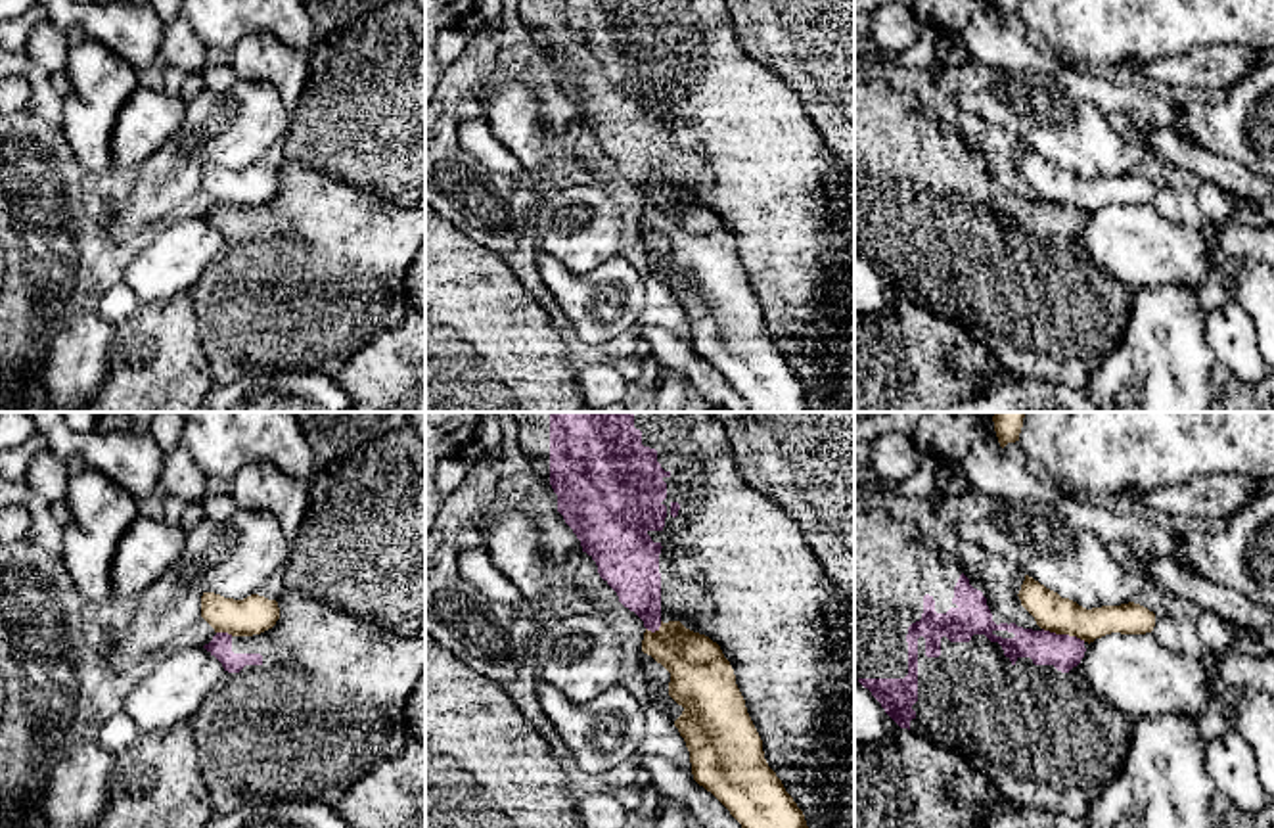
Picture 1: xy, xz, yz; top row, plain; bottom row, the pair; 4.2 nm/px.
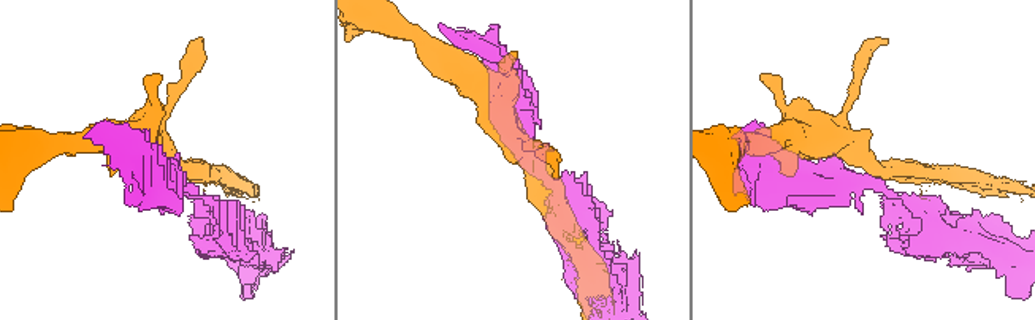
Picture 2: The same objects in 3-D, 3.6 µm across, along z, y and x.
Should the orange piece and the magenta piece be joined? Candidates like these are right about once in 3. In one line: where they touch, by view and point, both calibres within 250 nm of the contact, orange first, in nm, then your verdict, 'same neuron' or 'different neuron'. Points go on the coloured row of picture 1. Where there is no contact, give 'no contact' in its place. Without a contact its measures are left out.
yz (1064, 633) | 160/150 nm | different neuron

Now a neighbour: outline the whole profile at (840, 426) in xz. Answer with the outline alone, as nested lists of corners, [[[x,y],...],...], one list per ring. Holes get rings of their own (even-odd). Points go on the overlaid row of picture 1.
[[[713,412],[728,429],[730,447],[736,452],[738,466],[751,487],[776,500],[789,521],[801,531],[812,556],[824,571],[841,586],[854,610],[854,412]]]

